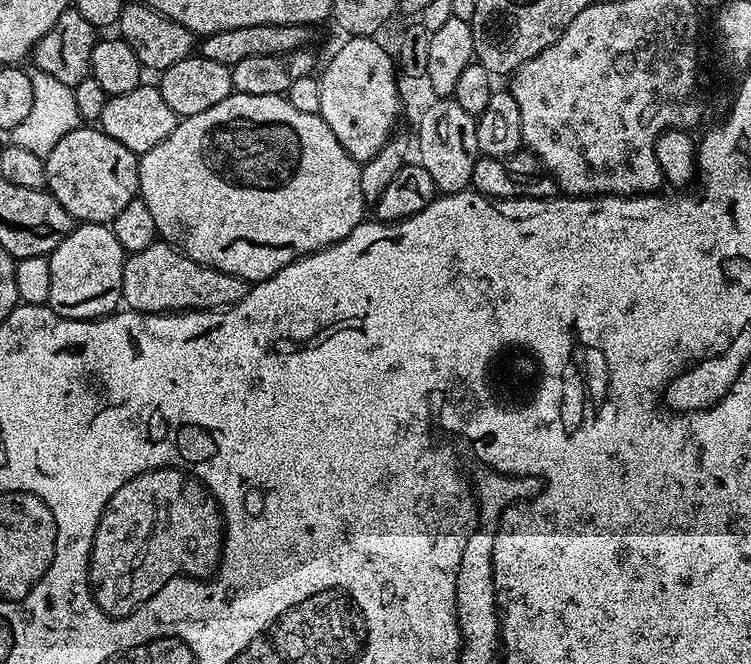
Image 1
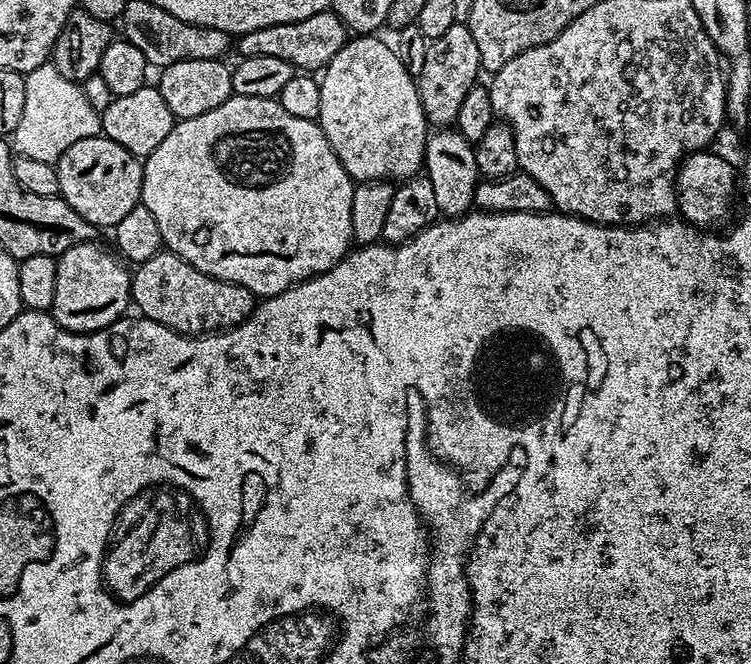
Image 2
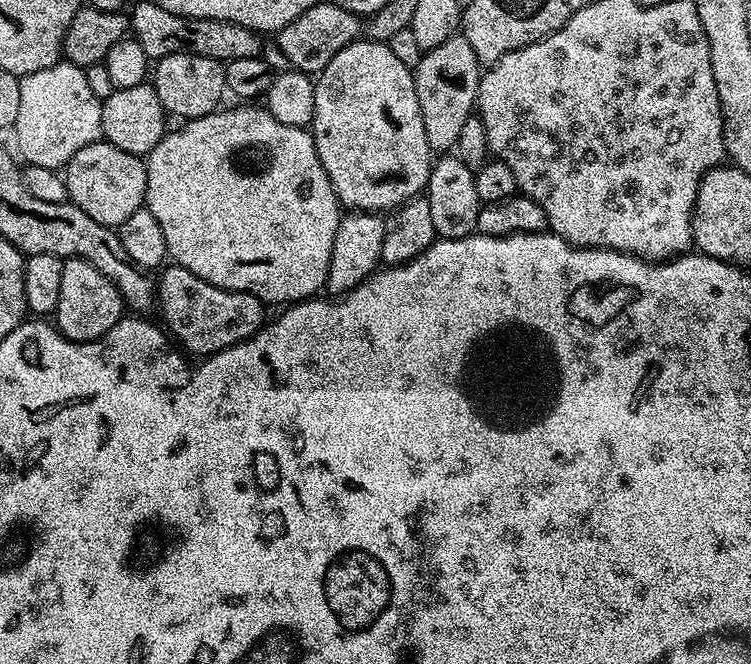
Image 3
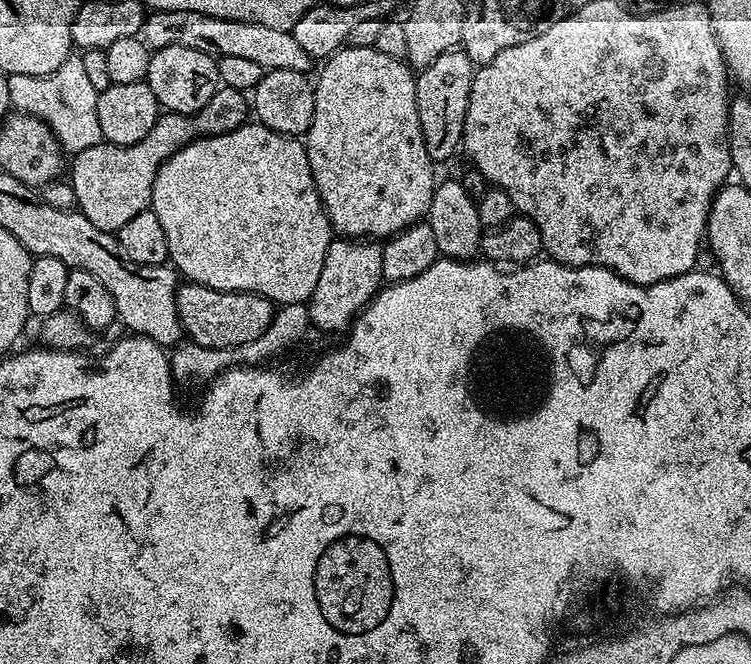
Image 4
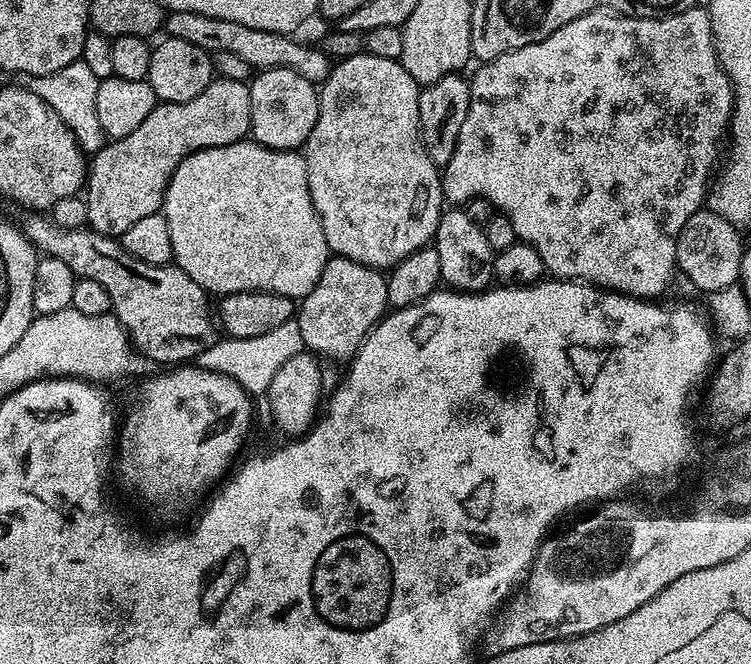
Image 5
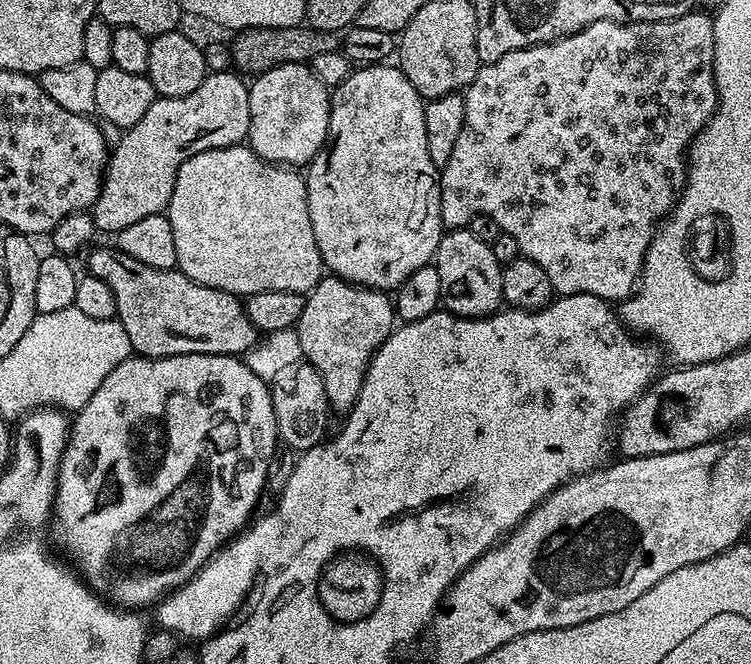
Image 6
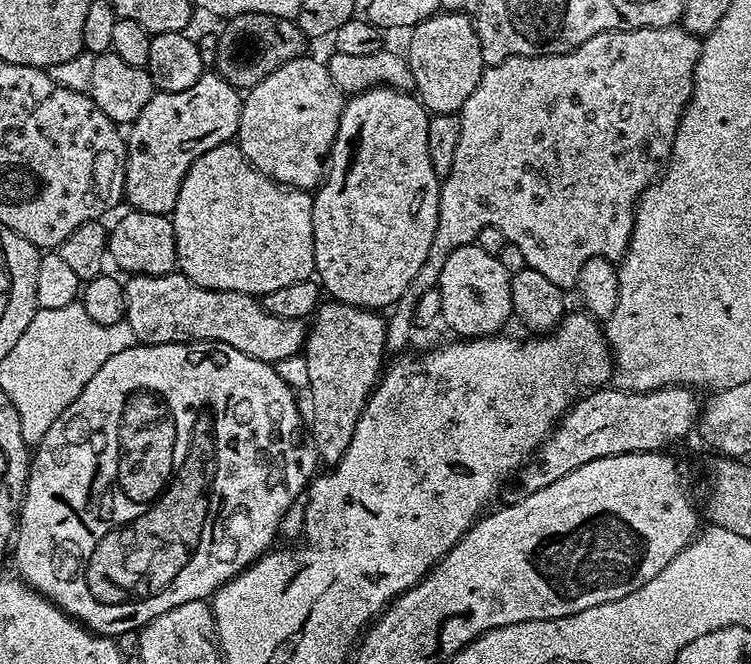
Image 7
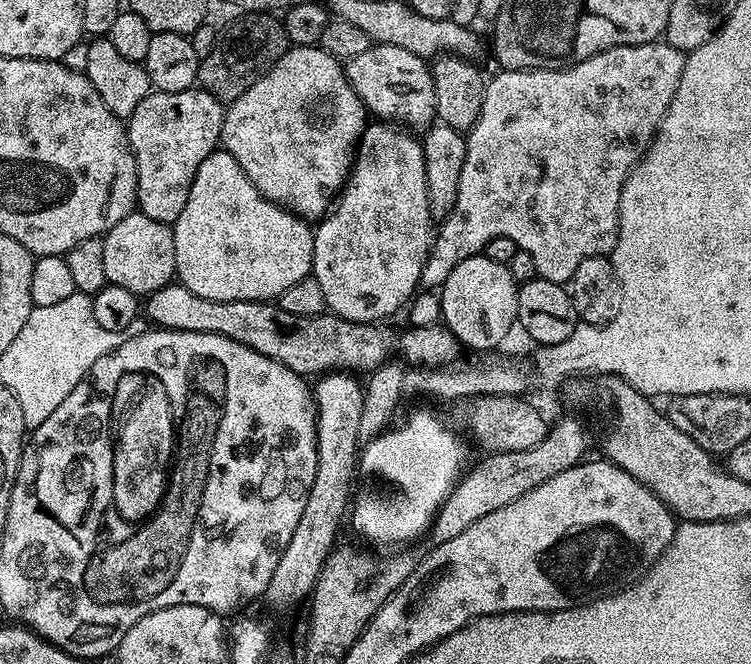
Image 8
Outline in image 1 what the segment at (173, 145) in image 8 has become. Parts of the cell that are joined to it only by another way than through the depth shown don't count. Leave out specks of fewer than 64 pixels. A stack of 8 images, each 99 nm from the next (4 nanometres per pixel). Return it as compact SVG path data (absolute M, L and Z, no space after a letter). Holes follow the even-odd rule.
M96 126L70 130L54 150L44 157L46 188L72 216L85 224L108 224L140 190L140 161L137 153L126 150Z

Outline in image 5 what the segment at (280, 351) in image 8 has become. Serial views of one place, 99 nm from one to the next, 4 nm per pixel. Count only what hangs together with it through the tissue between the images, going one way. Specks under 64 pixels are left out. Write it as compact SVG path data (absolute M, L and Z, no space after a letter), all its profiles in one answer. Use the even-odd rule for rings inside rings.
M47 215L25 216L22 231L37 253L66 262L77 278L98 282L106 289L112 303L111 315L124 327L139 355L149 356L160 364L156 366L180 366L195 361L217 341L218 328L213 313L208 313L209 293L175 263L142 262L131 256L119 239L98 234L87 226L62 230Z

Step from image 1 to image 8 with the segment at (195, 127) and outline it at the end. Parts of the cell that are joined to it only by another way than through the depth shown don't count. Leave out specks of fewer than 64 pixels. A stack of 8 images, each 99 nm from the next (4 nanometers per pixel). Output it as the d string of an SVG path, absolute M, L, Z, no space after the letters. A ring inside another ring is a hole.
M223 150L210 153L202 166L198 166L186 206L182 206L182 214L178 214L172 233L176 276L179 283L198 298L210 298L214 302L272 302L280 297L282 290L312 275L314 238L309 221L266 199L254 182L246 178L242 166L238 166L230 153Z

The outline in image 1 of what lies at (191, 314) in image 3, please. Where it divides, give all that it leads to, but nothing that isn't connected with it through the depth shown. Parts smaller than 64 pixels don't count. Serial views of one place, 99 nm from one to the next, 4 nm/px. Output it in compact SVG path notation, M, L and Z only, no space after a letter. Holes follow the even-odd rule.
M157 242L146 246L146 250L131 253L122 270L122 300L133 312L210 312L230 308L246 298L249 287L249 281L240 276L207 268L167 242Z

